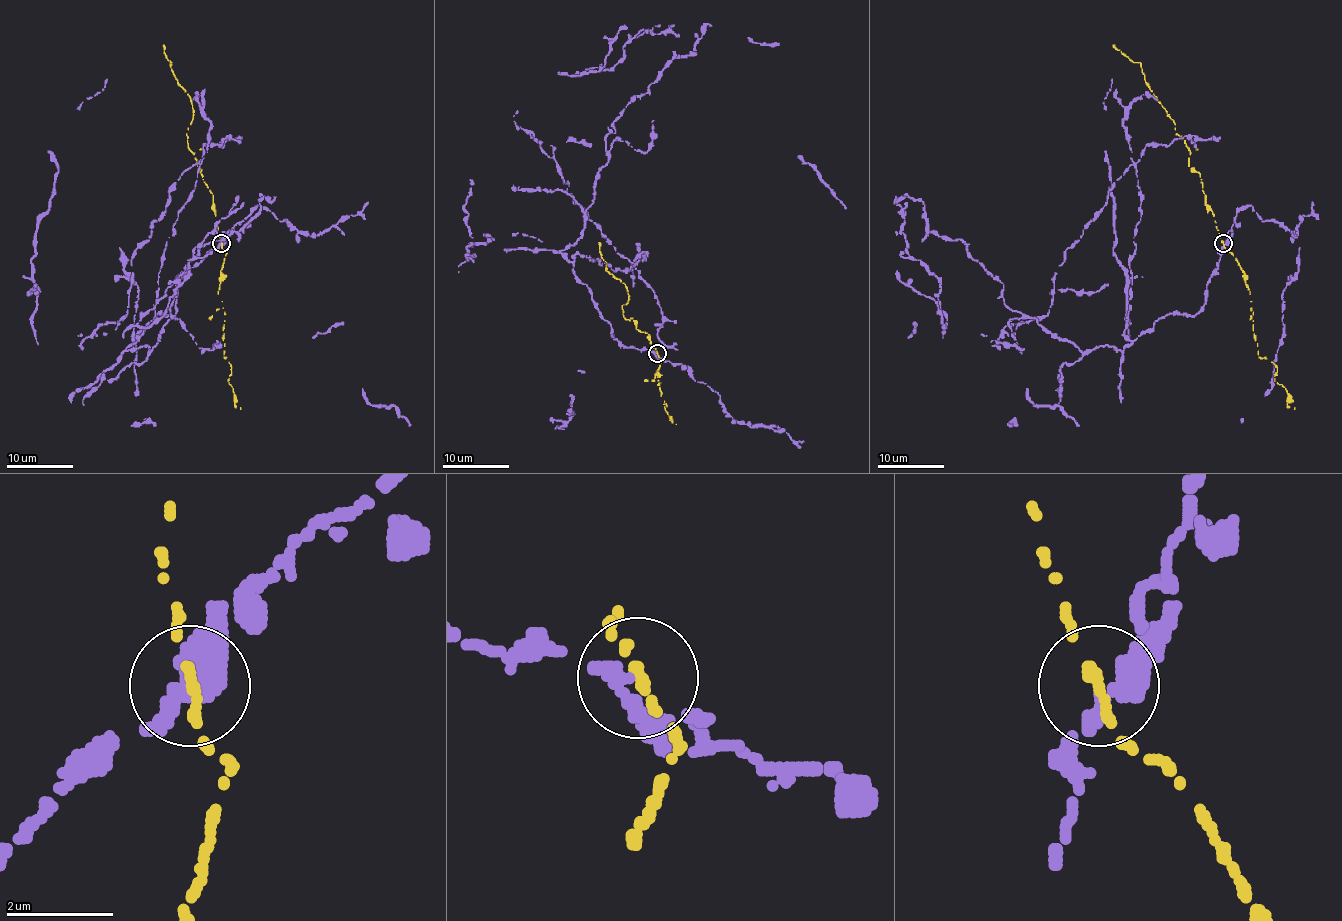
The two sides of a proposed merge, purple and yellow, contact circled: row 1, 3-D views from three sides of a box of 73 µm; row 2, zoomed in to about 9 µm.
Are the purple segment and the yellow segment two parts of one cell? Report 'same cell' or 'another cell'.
another cell

